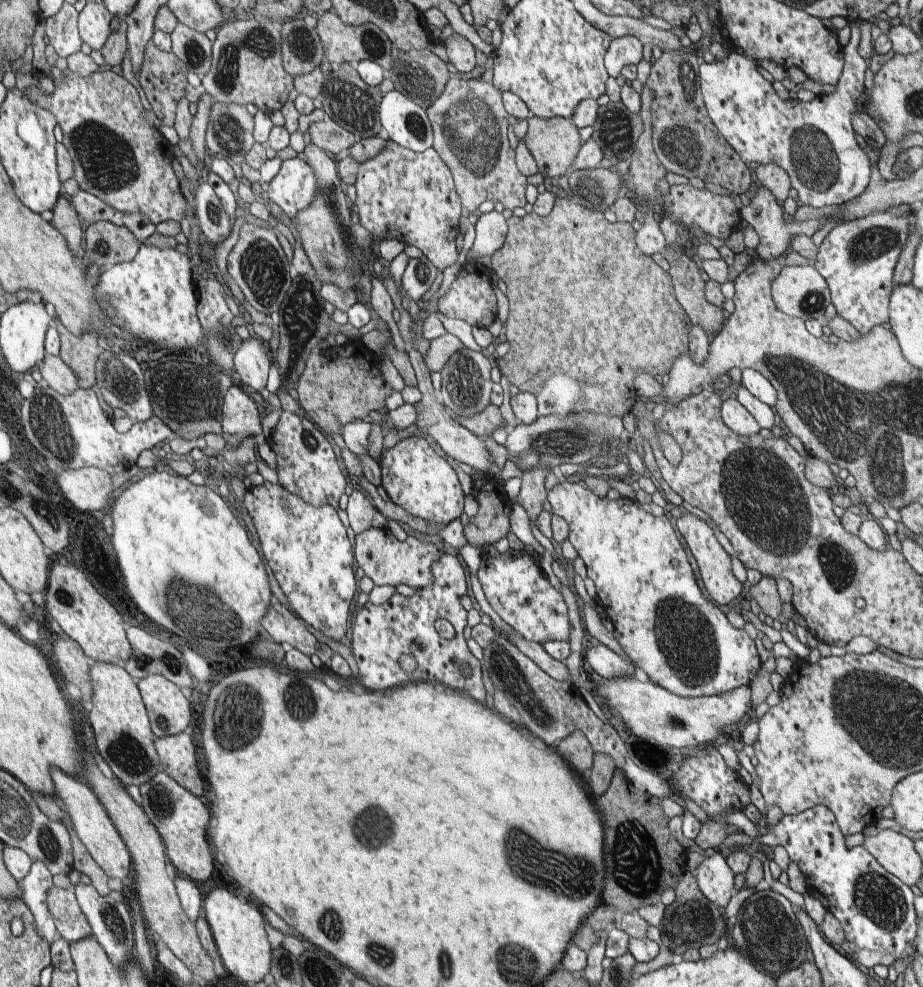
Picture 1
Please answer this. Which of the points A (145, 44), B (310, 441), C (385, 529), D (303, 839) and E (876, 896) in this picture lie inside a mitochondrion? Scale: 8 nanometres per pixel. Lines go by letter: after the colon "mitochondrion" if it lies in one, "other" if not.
A: other
B: mitochondrion
C: other
D: other
E: mitochondrion

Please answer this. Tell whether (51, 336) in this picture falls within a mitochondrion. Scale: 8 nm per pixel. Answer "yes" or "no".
no

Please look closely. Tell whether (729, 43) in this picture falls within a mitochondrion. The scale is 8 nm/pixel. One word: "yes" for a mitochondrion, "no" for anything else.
no

